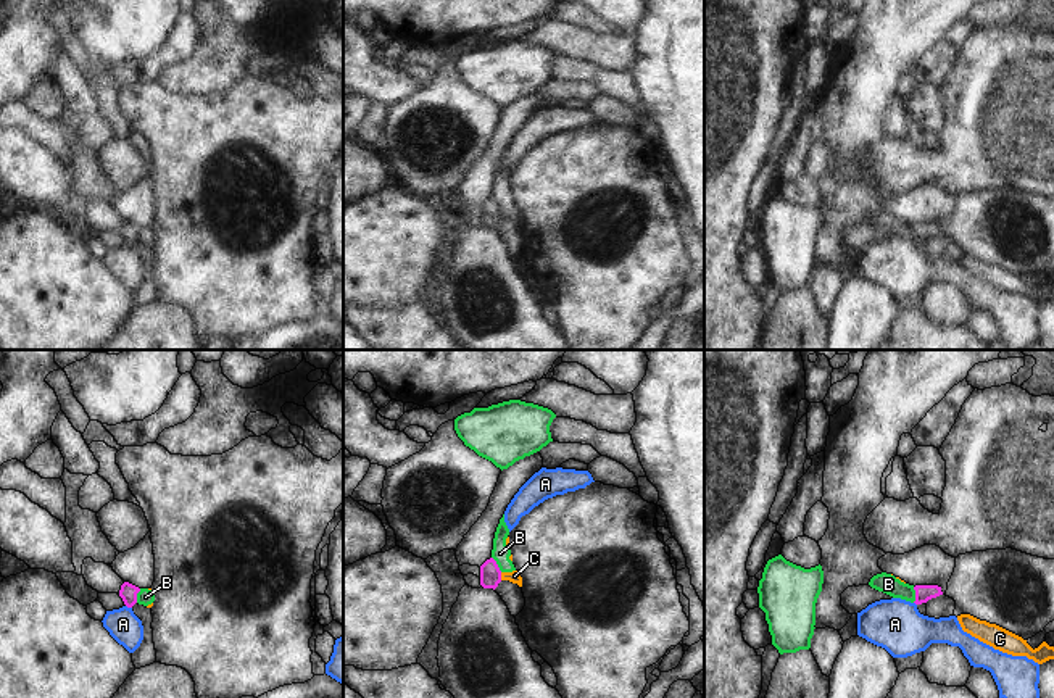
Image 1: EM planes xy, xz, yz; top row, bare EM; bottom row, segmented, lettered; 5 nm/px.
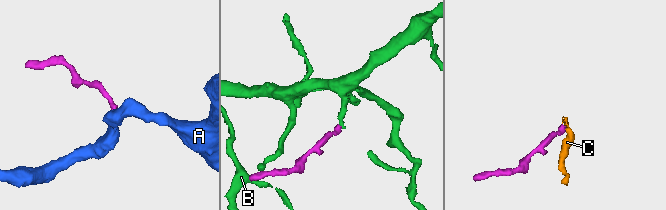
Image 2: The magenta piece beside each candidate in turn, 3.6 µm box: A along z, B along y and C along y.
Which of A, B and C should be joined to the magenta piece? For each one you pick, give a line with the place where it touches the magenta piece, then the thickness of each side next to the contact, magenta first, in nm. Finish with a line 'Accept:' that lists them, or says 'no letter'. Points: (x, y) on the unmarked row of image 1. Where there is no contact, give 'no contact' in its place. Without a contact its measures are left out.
Accept: no letter

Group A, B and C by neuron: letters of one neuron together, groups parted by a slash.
A / B C

